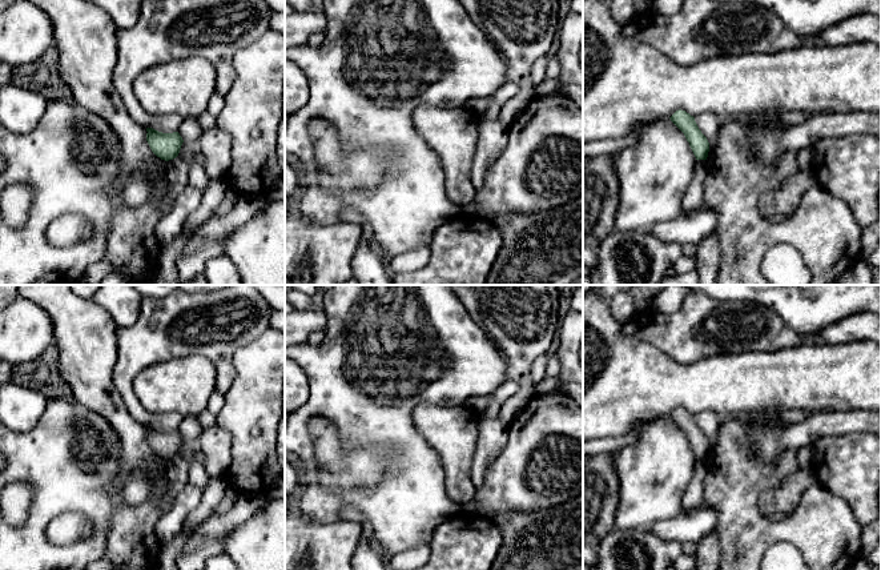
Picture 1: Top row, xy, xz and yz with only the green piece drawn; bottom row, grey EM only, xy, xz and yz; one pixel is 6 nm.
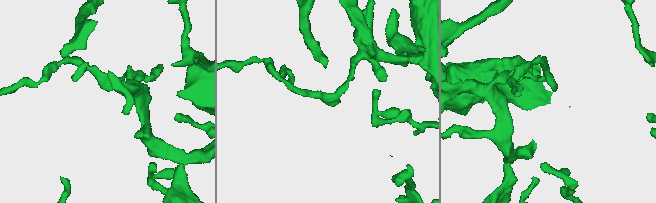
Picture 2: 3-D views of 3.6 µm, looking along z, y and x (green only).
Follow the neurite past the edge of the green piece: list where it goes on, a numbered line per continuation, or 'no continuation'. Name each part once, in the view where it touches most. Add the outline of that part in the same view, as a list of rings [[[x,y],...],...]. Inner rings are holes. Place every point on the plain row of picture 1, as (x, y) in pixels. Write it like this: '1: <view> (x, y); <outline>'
no continuation

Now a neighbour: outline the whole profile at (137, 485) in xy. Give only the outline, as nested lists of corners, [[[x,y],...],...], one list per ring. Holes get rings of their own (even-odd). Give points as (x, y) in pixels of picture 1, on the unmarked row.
[[[154,459],[150,463],[137,465],[125,478],[120,497],[130,505],[141,505],[152,491],[152,482],[157,475],[166,473],[168,459]]]

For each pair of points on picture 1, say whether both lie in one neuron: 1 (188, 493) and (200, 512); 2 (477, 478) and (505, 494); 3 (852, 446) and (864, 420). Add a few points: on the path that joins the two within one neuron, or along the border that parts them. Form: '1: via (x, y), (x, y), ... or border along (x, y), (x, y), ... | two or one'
1: border along (204, 492), (200, 502), (189, 513), (180, 532) | two
2: border along (499, 454), (486, 470), (483, 482), (477, 489) | two
3: border along (867, 430), (828, 436) | two

